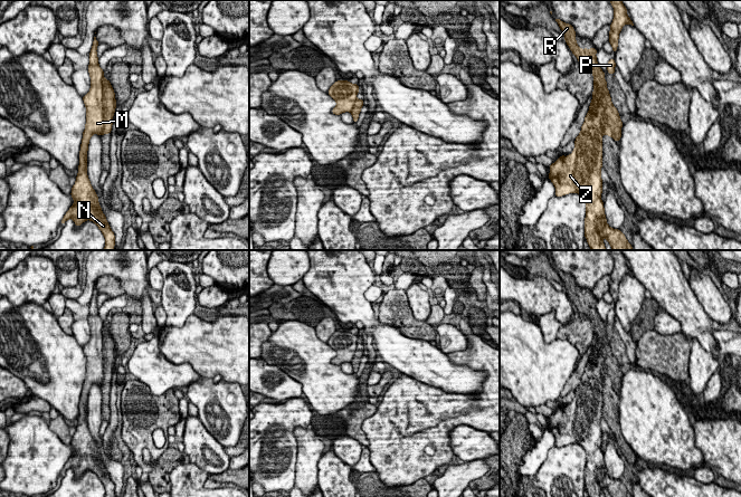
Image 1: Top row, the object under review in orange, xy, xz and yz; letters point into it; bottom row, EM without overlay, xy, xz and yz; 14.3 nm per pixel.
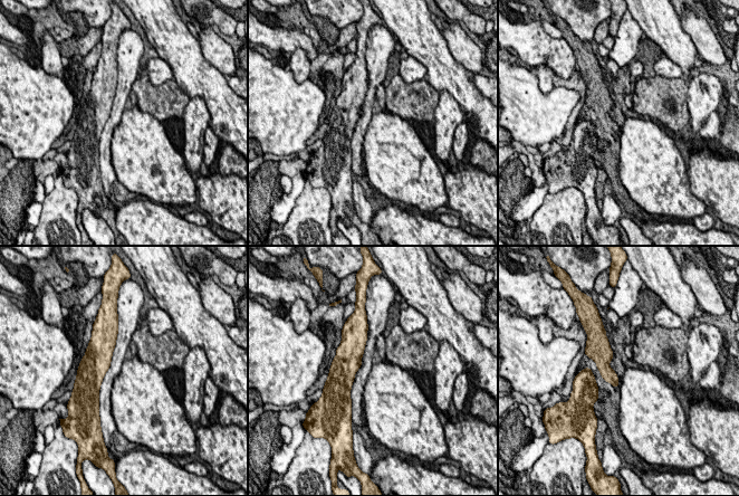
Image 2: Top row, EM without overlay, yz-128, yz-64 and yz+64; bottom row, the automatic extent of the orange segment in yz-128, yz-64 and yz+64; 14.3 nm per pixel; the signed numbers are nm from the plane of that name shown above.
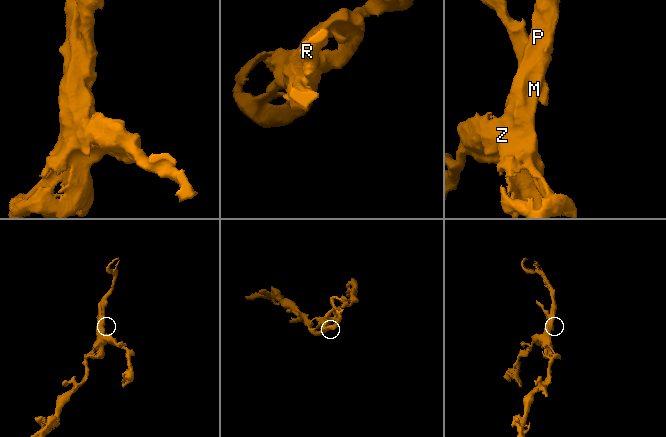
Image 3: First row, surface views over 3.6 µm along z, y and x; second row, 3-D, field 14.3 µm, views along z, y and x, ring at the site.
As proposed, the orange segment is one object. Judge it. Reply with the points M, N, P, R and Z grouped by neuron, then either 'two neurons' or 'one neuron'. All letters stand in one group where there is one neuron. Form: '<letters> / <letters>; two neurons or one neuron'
M N P Z / R; two neurons

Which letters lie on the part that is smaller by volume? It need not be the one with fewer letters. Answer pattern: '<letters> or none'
R

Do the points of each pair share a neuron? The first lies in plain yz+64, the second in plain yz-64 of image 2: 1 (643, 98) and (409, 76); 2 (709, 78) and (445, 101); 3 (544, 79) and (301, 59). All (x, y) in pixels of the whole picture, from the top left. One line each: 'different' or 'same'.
1: different
2: same
3: same

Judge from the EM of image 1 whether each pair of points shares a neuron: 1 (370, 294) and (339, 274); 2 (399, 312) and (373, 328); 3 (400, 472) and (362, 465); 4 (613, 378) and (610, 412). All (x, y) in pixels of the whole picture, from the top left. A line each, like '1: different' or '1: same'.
1: different
2: different
3: different
4: same

